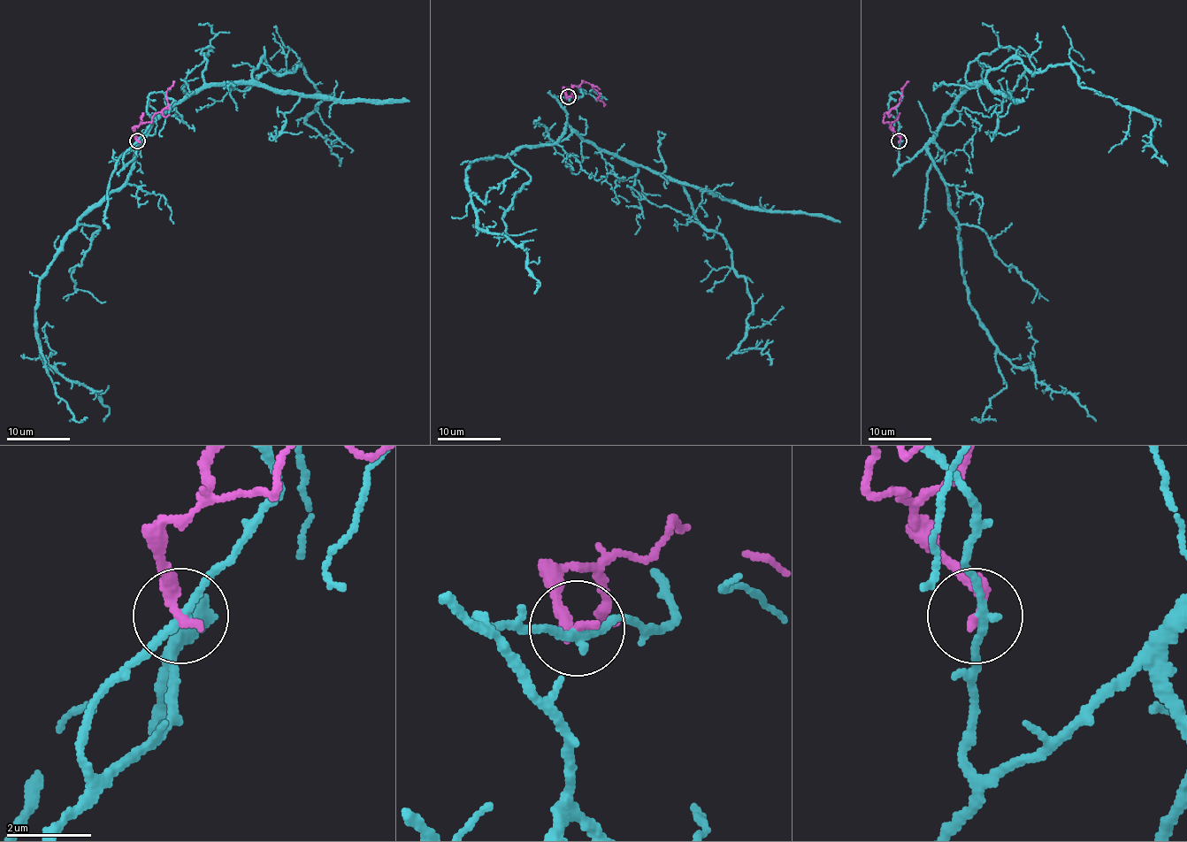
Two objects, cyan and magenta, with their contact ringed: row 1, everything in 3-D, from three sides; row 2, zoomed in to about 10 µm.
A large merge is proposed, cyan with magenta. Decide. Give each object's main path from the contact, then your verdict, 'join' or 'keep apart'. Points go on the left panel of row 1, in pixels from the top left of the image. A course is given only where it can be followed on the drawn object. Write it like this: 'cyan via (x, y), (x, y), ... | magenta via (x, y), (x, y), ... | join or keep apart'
cyan via (137, 141), (124, 163), (175, 104), (262, 58), (302, 65), (321, 93), (305, 120), (338, 166) | magenta via (137, 141), (135, 130), (167, 106), (167, 90), (173, 80) | keep apart

